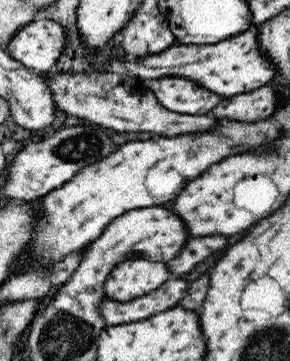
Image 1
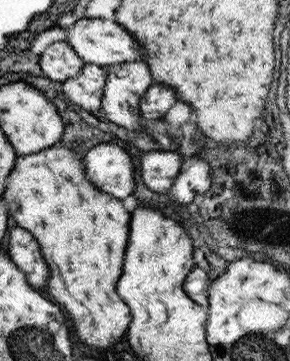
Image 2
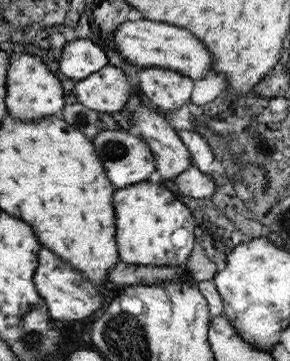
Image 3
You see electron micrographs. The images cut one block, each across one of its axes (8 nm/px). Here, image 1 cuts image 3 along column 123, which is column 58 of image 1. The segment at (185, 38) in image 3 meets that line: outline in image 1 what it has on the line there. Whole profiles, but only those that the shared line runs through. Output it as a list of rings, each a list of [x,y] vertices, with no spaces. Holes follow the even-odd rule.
[[[36,20],[20,28],[10,44],[8,54],[28,70],[44,76],[62,56],[66,46],[66,30],[56,20]]]

